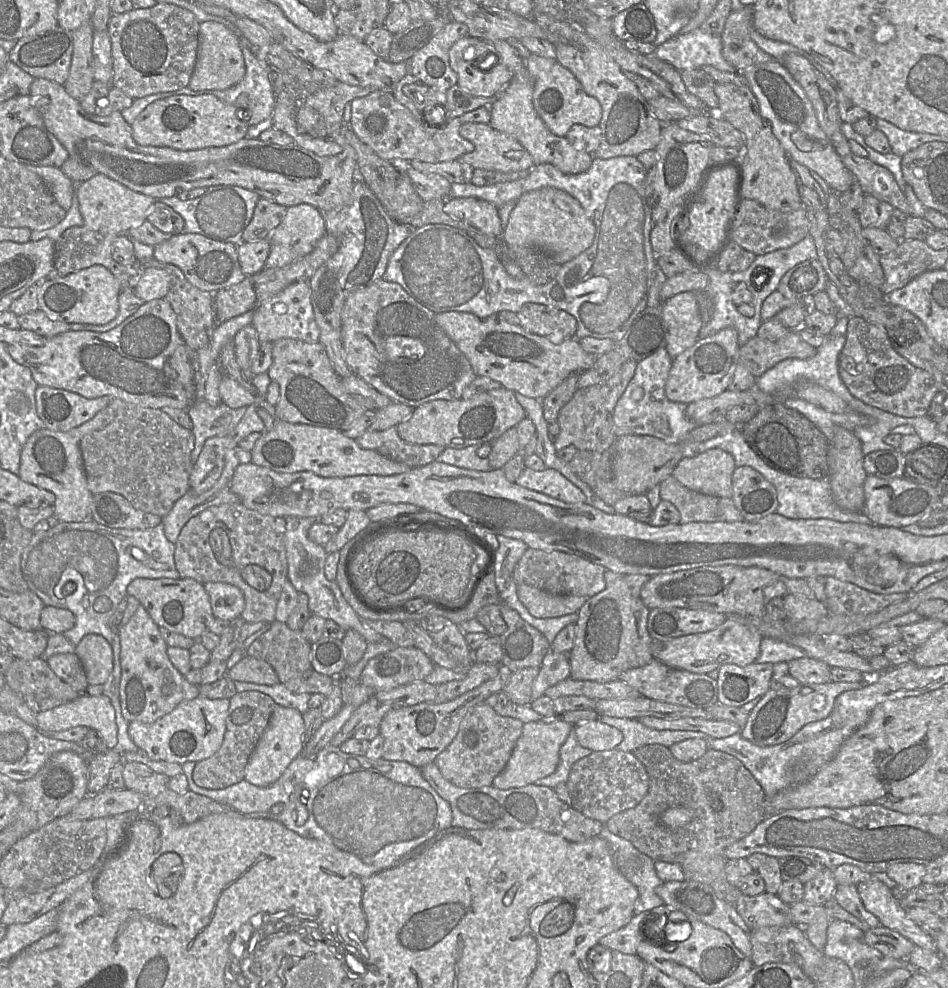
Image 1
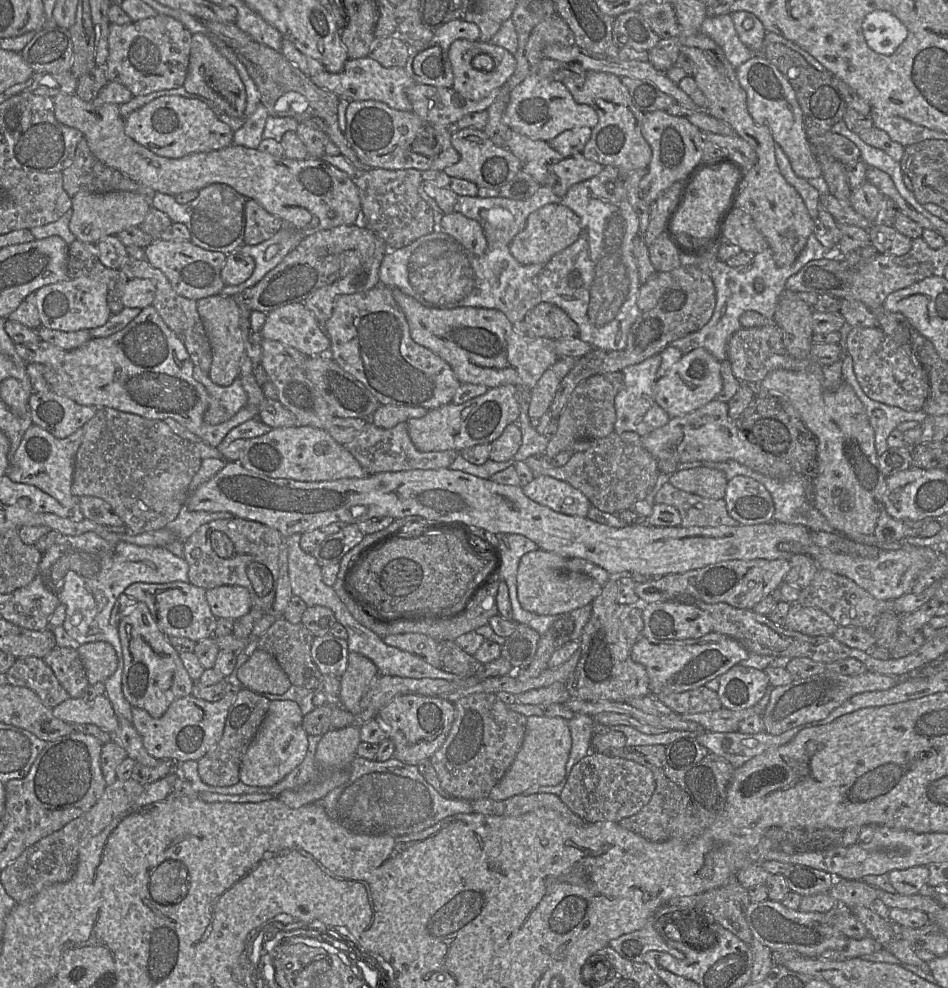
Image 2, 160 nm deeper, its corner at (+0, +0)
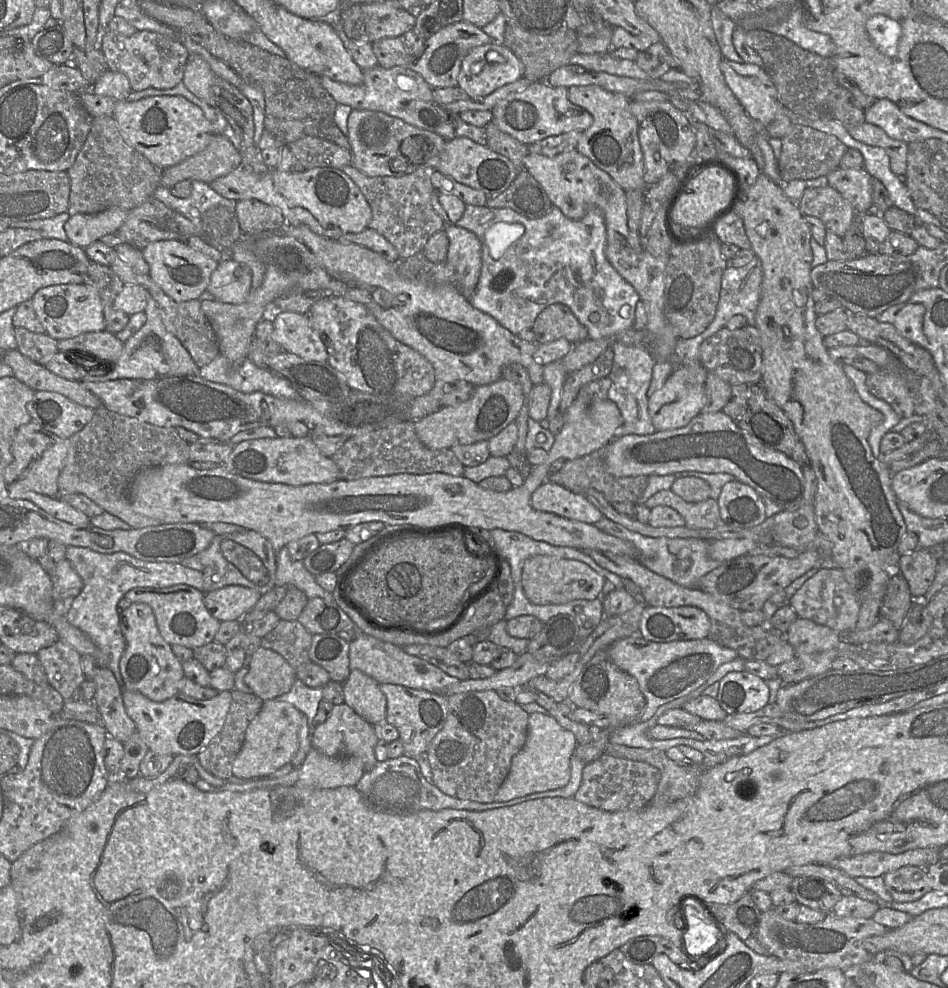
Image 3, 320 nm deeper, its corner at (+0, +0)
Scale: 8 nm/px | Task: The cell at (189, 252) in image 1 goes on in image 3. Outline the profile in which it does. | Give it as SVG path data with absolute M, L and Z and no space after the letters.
M180 240L150 243L142 253L149 266L151 279L176 302L198 299L207 291L211 274L218 267L218 262Z

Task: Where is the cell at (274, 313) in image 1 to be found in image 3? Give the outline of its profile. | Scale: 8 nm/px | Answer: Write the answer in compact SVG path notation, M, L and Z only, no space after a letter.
M275 312L272 323L273 339L282 347L282 351L293 353L308 361L328 360L326 346L310 325L306 314Z

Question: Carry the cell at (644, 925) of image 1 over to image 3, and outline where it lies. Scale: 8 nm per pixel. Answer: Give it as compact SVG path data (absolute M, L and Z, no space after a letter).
M639 936L619 947L625 958L638 965L651 964L654 957L665 954L680 967L699 969L700 966L687 959L681 948L661 936Z

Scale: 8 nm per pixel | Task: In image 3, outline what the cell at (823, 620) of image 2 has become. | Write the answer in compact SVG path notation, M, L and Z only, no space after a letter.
M797 617L785 638L793 647L795 657L803 663L807 676L813 677L831 669L842 637L827 626Z

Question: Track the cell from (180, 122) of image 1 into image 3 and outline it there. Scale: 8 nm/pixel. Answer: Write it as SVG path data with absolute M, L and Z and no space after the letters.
M183 96L116 101L113 118L124 141L158 169L169 168L199 153L216 135L202 110Z

